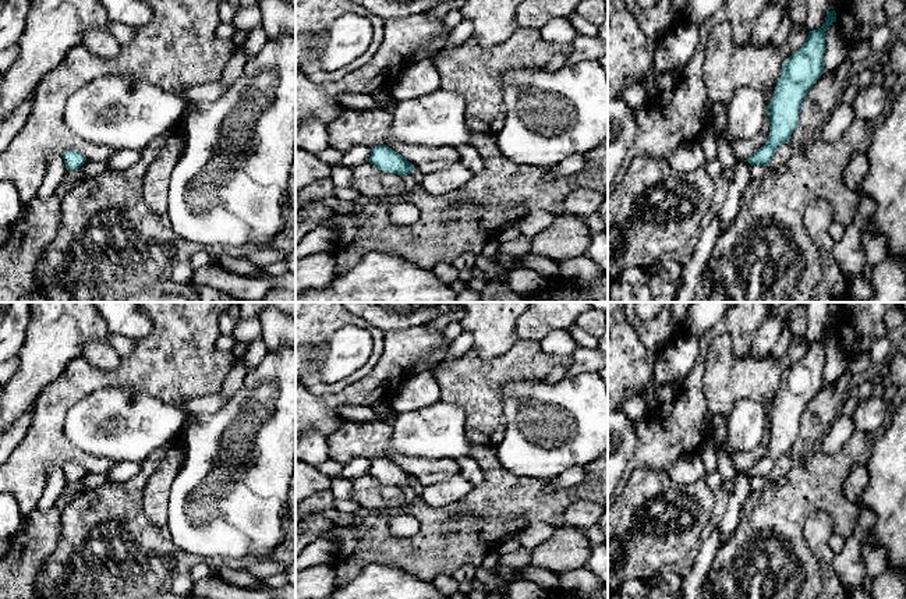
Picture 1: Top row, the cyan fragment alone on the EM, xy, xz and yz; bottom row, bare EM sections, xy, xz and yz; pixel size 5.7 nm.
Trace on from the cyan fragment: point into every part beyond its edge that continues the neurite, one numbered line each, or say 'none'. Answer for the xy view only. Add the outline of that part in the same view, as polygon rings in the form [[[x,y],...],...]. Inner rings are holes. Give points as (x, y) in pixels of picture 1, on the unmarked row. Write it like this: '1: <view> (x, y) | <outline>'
none

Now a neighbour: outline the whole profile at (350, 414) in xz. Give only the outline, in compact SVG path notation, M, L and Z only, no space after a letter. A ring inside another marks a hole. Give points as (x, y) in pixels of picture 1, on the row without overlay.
M343 407L339 417L346 422L381 421L374 407Z

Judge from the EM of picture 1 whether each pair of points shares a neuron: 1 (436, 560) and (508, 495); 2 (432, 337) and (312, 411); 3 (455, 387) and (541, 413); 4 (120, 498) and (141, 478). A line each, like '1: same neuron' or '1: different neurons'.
1: same neuron
2: same neuron
3: different neurons
4: same neuron

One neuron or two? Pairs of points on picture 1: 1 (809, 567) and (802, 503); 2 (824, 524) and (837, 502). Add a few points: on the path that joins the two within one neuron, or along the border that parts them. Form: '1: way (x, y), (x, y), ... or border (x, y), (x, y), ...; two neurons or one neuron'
1: way (795, 552), (795, 518); one neuron
2: border (831, 516), (814, 511), (804, 521), (804, 535); two neurons

